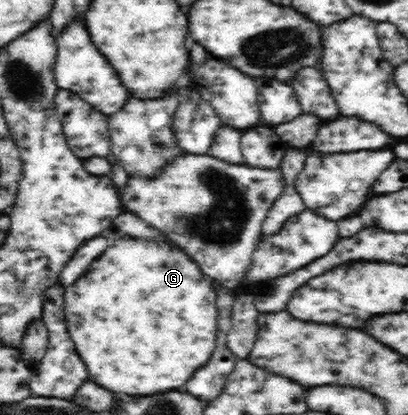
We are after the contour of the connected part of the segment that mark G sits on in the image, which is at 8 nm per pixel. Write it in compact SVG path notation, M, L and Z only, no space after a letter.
M121 238L63 292L69 334L100 387L137 397L177 390L203 366L217 338L217 290L180 247Z

